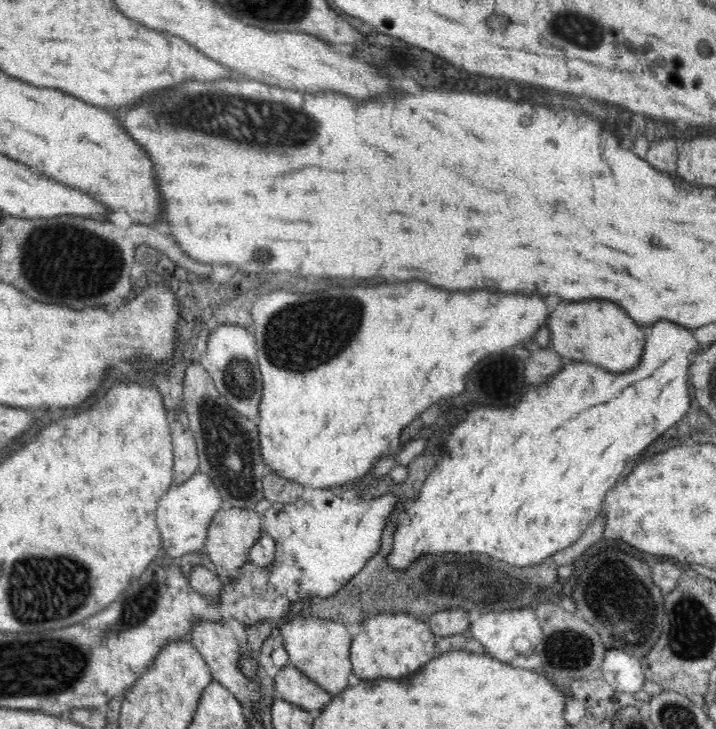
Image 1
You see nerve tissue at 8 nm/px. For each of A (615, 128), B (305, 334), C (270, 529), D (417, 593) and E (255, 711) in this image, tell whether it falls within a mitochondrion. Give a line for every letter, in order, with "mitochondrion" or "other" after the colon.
A: other
B: mitochondrion
C: other
D: mitochondrion
E: other

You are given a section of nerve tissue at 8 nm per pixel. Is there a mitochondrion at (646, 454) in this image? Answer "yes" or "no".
no

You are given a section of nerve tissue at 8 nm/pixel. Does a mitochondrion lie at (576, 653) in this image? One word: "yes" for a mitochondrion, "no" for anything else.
yes

